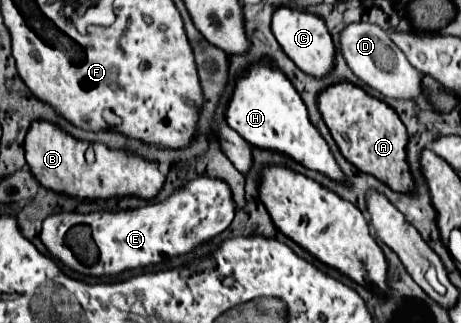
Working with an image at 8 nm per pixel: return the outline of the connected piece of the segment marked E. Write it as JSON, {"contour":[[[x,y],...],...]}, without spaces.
{"contour":[[[198,177],[190,181],[186,187],[174,191],[166,201],[152,203],[134,211],[120,211],[120,213],[56,213],[44,219],[40,241],[46,245],[46,249],[52,253],[52,257],[60,259],[66,267],[72,271],[86,275],[86,277],[116,277],[128,269],[148,267],[148,265],[160,265],[164,259],[172,259],[184,253],[194,251],[198,245],[212,241],[216,235],[220,235],[234,217],[234,205],[232,205],[232,193],[228,183],[220,179],[210,177]]]}

